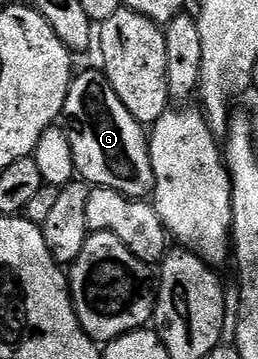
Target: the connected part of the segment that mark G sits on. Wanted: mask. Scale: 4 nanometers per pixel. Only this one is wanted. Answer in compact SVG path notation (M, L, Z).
M101 70L86 71L83 75L75 74L71 78L61 118L72 145L75 172L87 184L107 187L129 199L145 200L153 192L154 170L147 132L143 124L132 117L120 97L116 97Z

